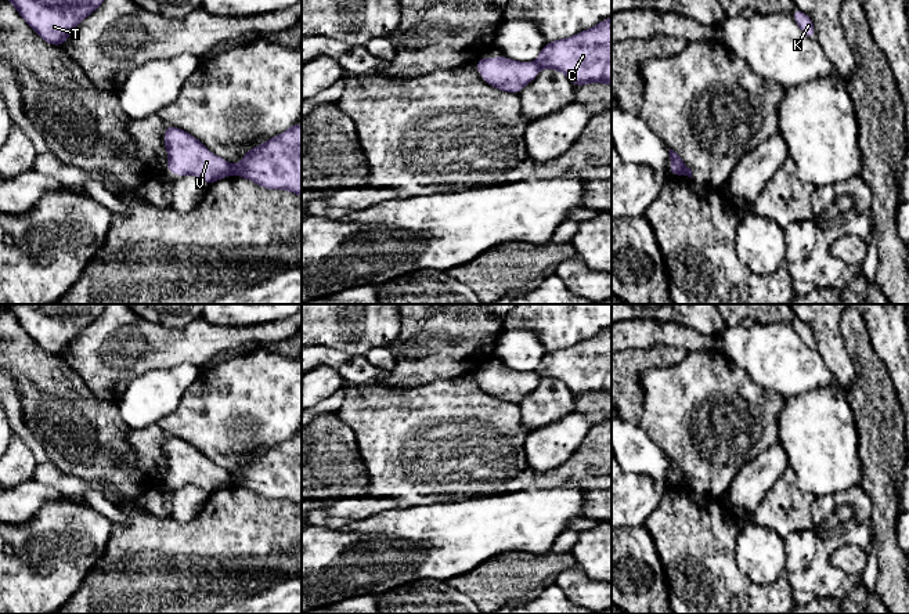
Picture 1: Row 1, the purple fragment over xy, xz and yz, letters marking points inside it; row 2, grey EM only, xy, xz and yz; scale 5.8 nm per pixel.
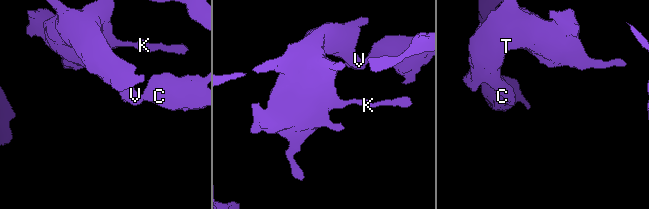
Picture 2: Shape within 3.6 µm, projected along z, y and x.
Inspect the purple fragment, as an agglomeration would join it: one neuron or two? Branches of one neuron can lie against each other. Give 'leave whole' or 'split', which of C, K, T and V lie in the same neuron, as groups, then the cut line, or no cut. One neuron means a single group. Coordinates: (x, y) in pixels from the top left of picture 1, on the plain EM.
split; groups C / K T V; cut xy (228, 473), (233, 483)

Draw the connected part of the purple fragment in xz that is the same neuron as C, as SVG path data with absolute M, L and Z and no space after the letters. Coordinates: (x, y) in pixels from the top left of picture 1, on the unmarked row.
M612 326L569 348L545 353L537 375L563 382L576 396L612 396Z

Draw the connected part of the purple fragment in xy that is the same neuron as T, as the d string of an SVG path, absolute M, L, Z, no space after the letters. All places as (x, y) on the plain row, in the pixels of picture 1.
M1 304L48 354L62 357L75 337L97 319L108 304Z

